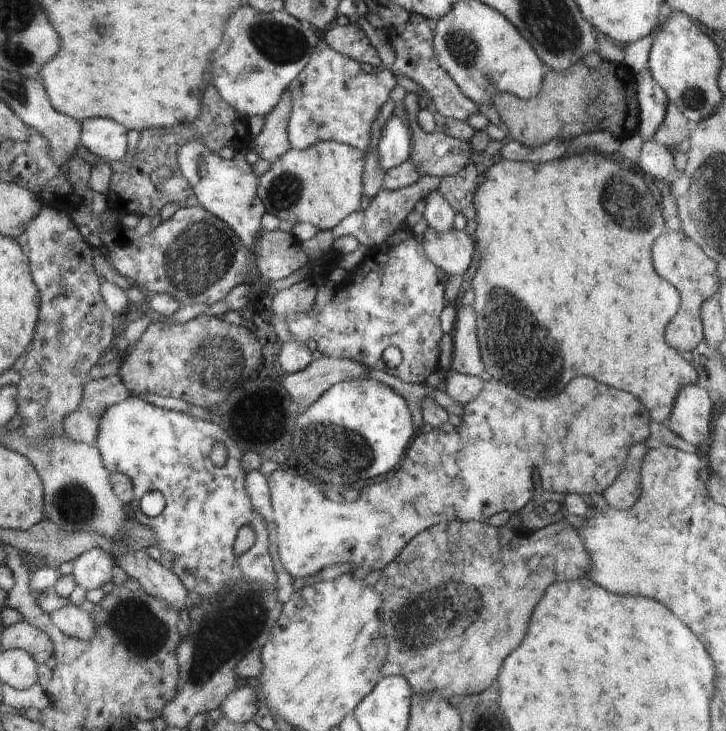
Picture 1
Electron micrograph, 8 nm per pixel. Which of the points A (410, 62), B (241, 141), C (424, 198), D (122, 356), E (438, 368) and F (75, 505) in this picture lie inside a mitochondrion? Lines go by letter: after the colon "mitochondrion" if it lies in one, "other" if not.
A: other
B: other
C: other
D: other
E: other
F: mitochondrion

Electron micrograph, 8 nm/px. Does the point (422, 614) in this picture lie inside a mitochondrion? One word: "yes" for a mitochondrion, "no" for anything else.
yes

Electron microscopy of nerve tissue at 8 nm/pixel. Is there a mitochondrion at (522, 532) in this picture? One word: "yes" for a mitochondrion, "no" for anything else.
no

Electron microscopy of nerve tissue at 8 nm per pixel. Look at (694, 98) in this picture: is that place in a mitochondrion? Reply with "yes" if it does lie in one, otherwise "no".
yes

